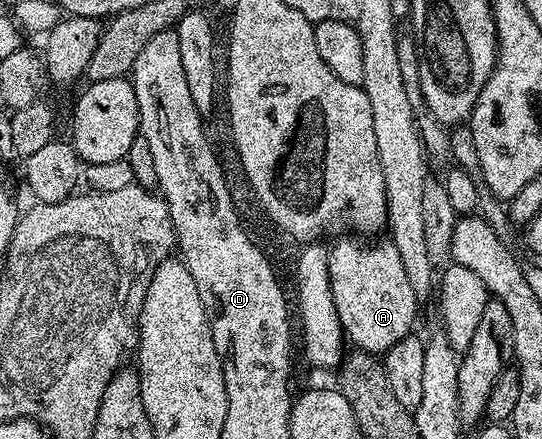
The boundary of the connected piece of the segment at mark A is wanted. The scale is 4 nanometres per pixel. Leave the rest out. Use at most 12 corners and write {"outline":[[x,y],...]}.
{"outline":[[389,241],[328,251],[345,338],[375,357],[420,301]]}

